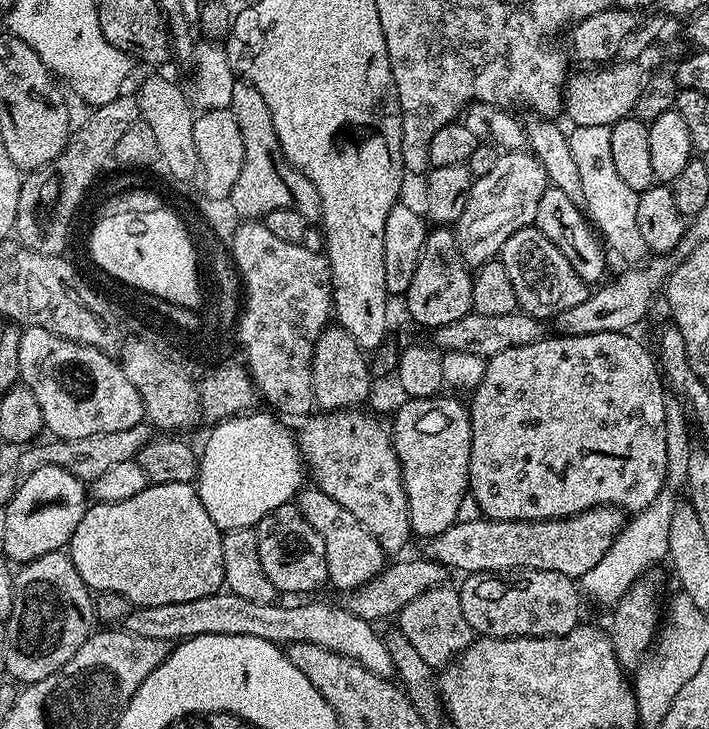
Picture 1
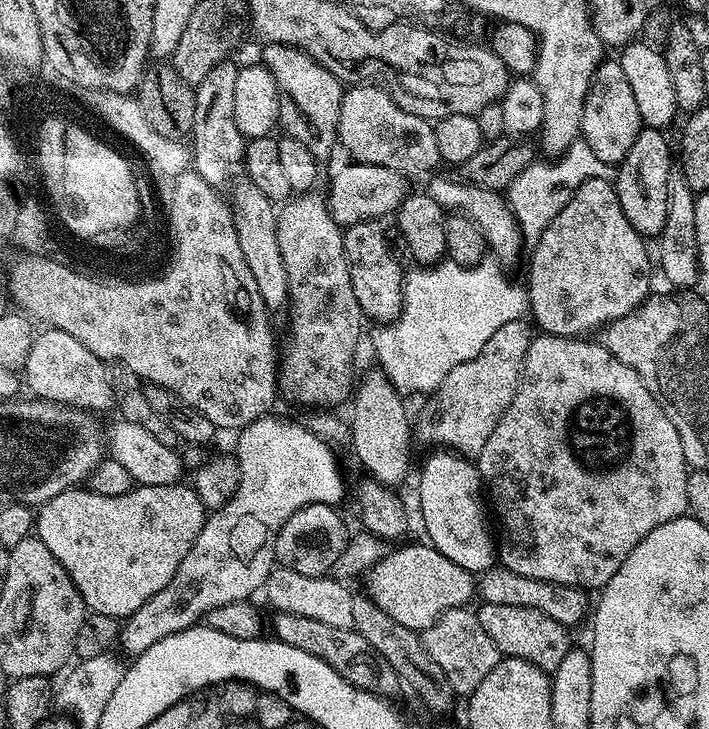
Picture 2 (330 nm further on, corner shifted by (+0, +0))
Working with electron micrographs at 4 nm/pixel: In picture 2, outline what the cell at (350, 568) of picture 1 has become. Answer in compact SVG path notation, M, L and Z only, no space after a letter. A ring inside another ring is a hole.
M405 543L393 547L388 555L383 556L366 573L369 586L366 588L367 593L377 606L390 614L394 622L399 622L417 634L434 626L442 614L465 607L469 603L467 600L471 596L475 597L478 592L478 580L473 573L462 570L458 562L450 562L450 558L433 548L431 543L423 543ZM404 546L405 548L400 548Z

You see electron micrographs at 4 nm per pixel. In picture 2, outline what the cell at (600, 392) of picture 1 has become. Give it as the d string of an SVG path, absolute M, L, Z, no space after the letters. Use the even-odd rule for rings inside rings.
M547 334L533 335L530 342L530 350L526 350L524 369L520 372L520 384L516 388L516 393L510 402L510 406L504 411L502 418L498 418L498 426L494 426L494 431L490 434L490 439L486 441L486 446L482 446L478 457L478 471L483 487L486 489L487 499L490 504L490 499L492 499L492 504L496 507L496 516L500 519L500 532L498 528L499 563L503 567L509 568L514 574L522 574L522 578L538 578L542 582L565 584L566 586L574 586L585 590L593 590L592 588L596 588L595 590L603 589L604 585L610 582L610 578L614 578L614 574L618 574L618 566L622 566L622 562L626 562L626 558L630 558L630 550L634 550L634 546L638 546L638 542L642 542L642 538L646 538L646 534L650 534L650 530L658 530L658 526L662 526L662 522L670 522L674 518L683 516L688 512L686 478L690 469L686 458L682 454L682 438L678 438L678 430L674 430L674 422L670 422L670 418L666 418L662 406L656 401L654 394L650 394L646 382L642 382L642 378L638 378L638 374L634 374L634 370L630 370L630 366L626 366L626 362L618 362L618 358L614 358L614 354L610 354L610 350L606 350L603 343L596 341L595 344L592 338L550 336Z

